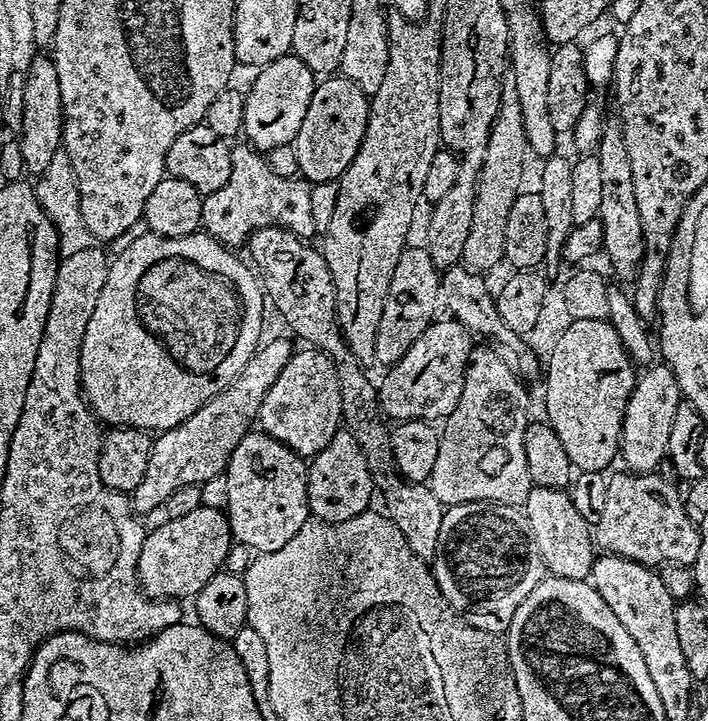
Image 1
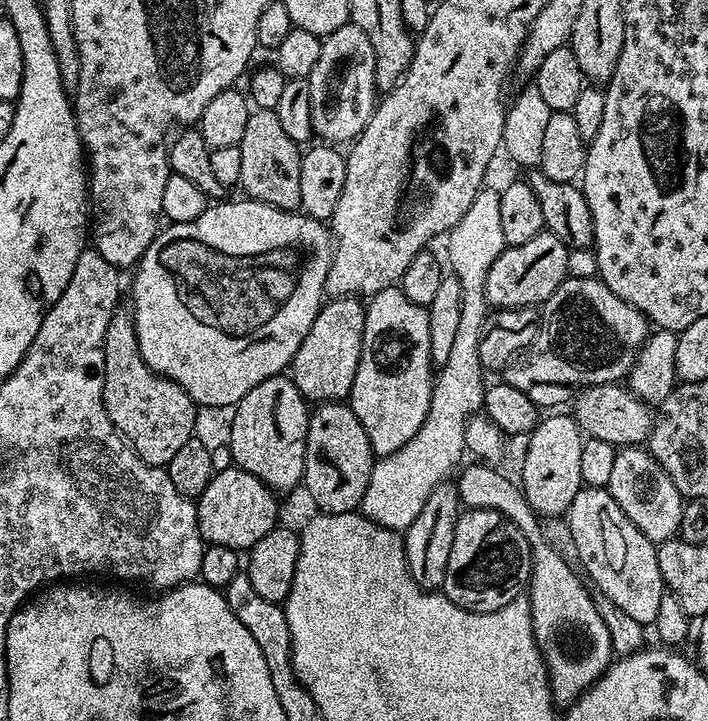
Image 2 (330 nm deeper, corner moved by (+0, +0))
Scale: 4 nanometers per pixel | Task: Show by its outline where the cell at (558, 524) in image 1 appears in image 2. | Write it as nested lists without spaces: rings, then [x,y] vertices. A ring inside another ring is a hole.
[[[548,414],[543,417],[531,431],[527,437],[528,440],[528,453],[524,456],[524,464],[522,460],[522,491],[528,504],[531,506],[532,511],[541,514],[543,517],[563,517],[568,511],[570,502],[574,502],[574,498],[580,493],[582,487],[582,446],[584,445],[585,437],[582,435],[581,429],[578,427],[577,421],[571,415],[556,416],[560,414]]]

